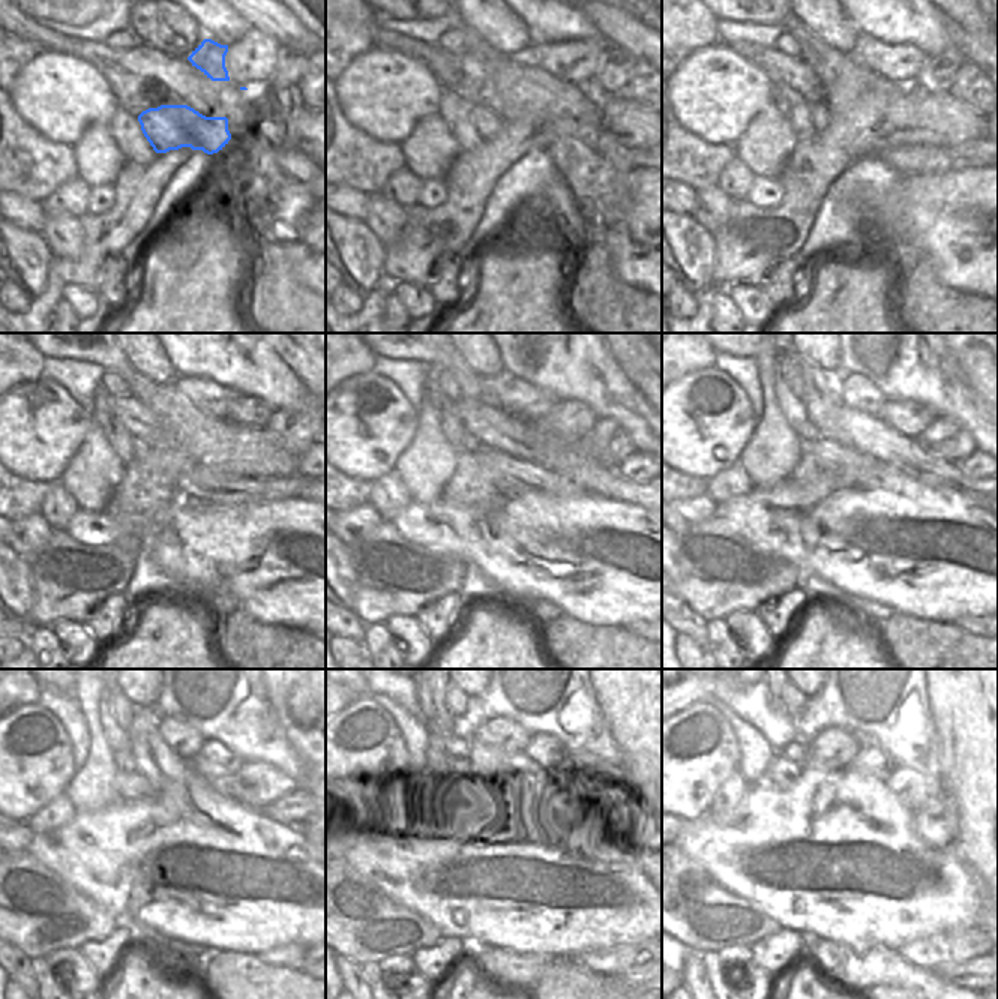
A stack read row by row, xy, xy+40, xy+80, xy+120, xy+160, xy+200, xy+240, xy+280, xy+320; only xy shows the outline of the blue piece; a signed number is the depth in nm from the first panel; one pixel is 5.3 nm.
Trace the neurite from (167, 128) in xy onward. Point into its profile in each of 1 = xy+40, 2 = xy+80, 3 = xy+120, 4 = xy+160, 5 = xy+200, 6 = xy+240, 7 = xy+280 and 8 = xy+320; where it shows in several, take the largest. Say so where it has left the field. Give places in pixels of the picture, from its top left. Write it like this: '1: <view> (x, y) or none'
1: xy+40 (486, 122)
2: xy+80 (818, 114)
3: xy+120 (140, 447)
4: xy+160 (471, 444)
5: xy+200 (806, 432)
6: xy+240 (123, 759)
7: xy+280 (456, 753)
8: xy+320 (796, 750)

